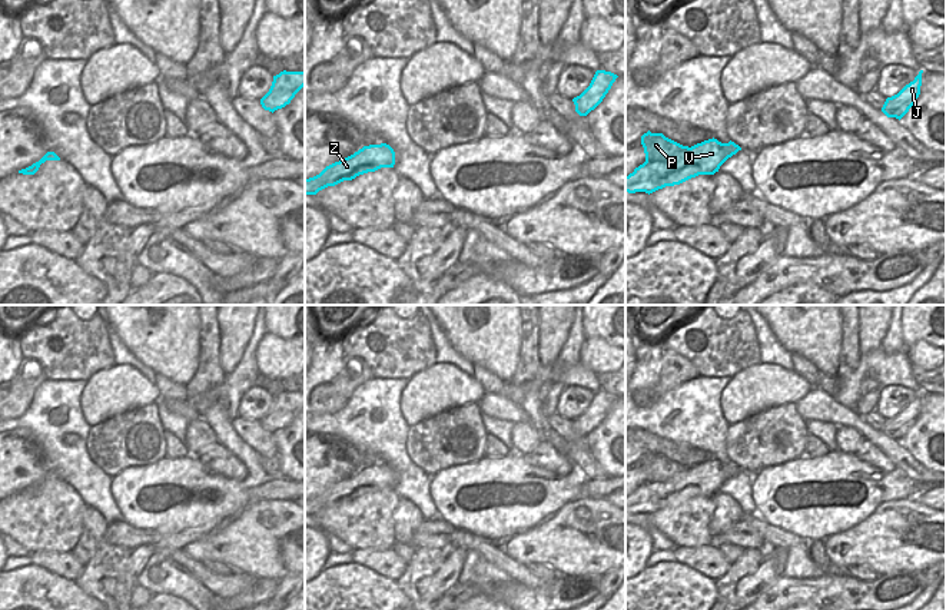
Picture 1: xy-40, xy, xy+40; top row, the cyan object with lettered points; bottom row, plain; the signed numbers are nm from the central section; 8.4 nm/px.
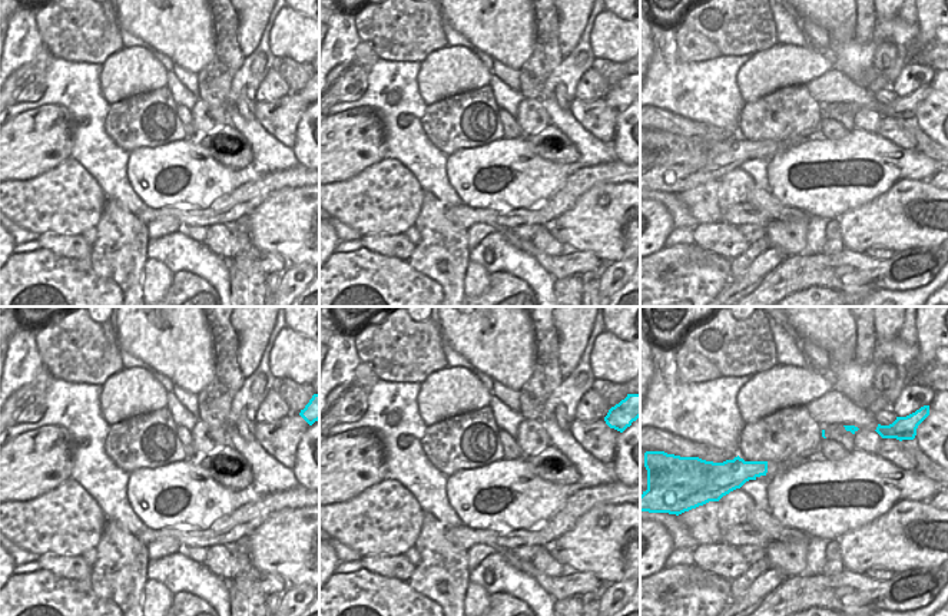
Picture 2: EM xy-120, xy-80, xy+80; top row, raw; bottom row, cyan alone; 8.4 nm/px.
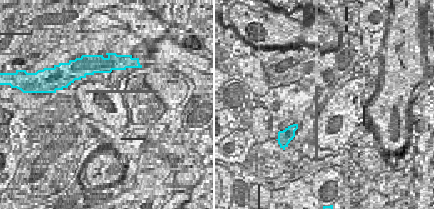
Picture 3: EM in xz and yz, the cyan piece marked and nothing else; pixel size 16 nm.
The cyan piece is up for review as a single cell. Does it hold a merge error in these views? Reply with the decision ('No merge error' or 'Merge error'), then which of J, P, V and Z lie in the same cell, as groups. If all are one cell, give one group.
Merge error. Groups: J P / V Z

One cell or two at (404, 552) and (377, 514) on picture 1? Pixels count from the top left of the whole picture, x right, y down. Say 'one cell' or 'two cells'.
two cells

